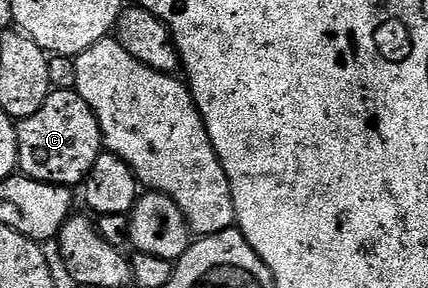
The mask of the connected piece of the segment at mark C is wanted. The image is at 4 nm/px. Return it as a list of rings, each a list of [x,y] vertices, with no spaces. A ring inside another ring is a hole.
[[[55,89],[48,95],[45,105],[37,109],[17,127],[19,133],[19,166],[22,174],[37,181],[56,183],[72,189],[86,184],[87,175],[99,155],[105,150],[103,129],[94,109],[85,97],[74,89]]]

